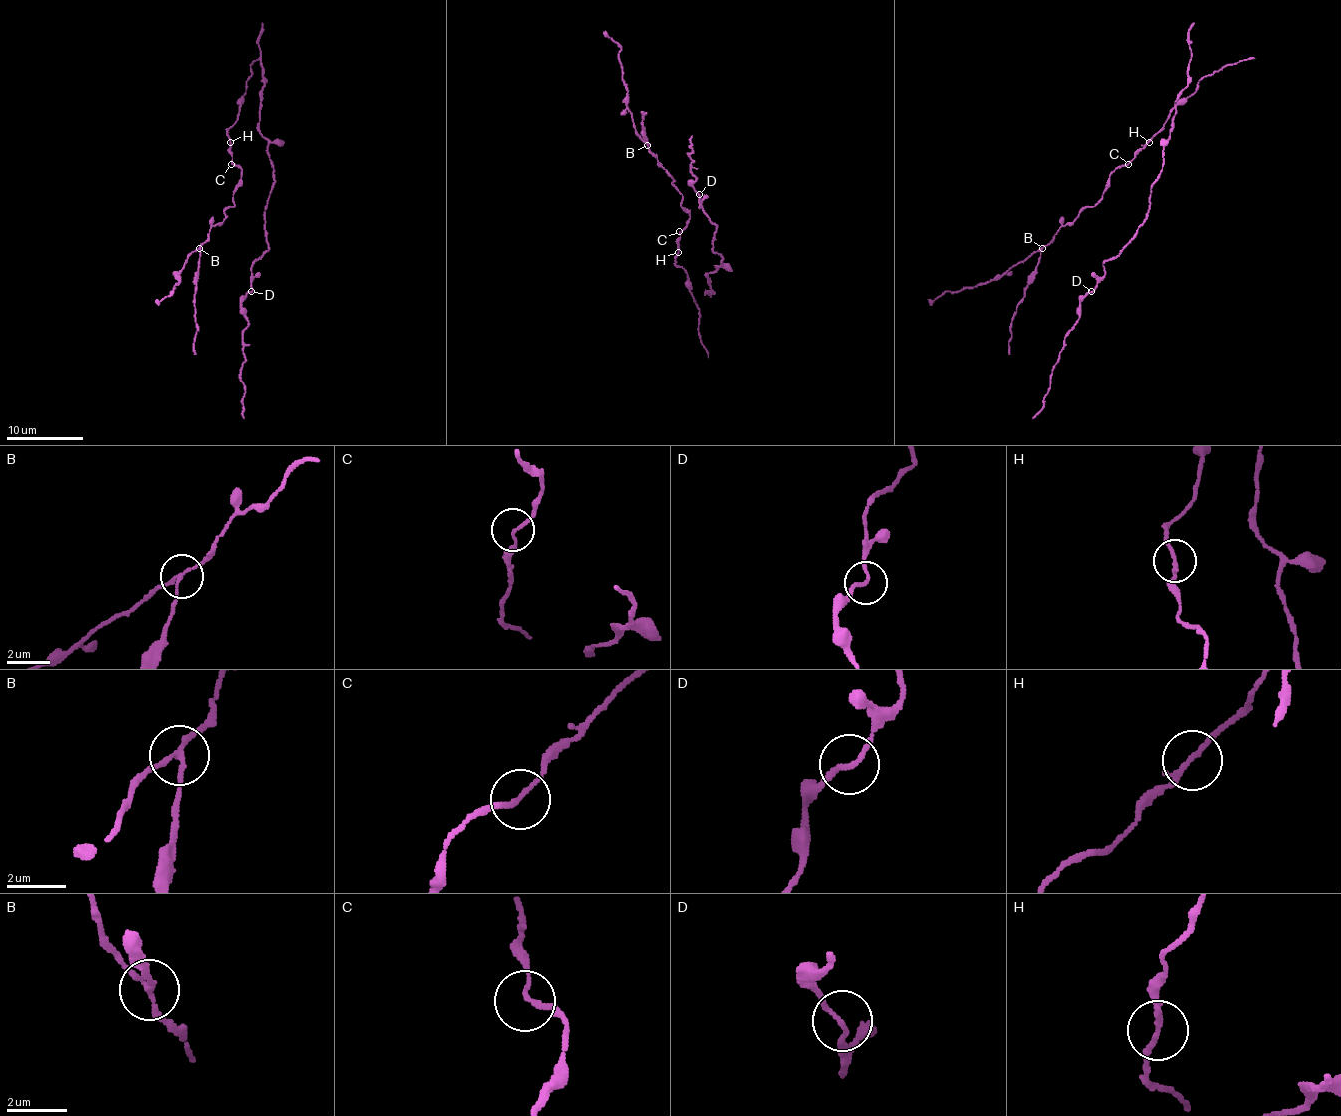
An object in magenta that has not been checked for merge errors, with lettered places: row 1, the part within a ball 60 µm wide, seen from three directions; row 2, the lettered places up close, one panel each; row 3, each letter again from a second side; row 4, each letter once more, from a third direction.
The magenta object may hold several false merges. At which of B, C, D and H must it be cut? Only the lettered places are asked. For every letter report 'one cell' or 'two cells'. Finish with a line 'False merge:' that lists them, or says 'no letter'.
B: two cells
C: one cell
D: one cell
H: one cell
False merge: B

